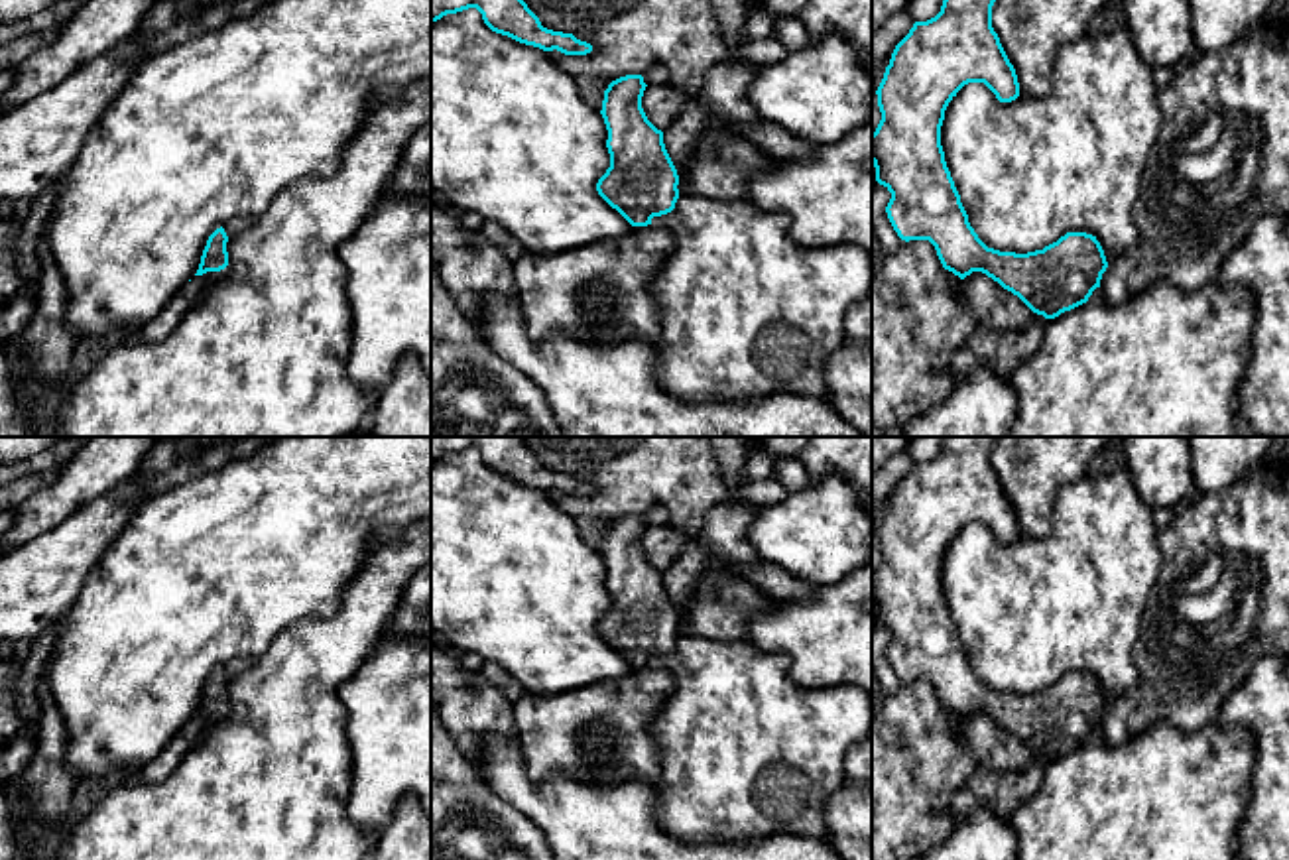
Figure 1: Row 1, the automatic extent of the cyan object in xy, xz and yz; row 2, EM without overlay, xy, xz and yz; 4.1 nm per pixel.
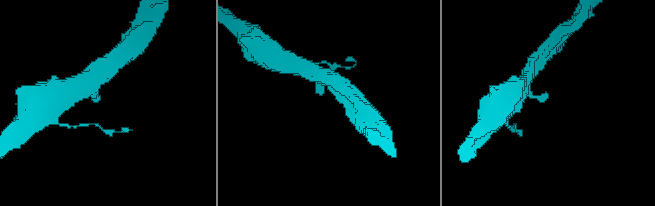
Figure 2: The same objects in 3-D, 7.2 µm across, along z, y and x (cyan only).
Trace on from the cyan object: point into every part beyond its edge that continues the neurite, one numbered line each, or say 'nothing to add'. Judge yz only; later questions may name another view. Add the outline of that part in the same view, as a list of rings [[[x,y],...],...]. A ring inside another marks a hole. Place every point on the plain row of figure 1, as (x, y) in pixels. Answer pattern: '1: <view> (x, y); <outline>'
1: yz (1221, 603); [[[1289,459],[1181,506],[1177,518],[1161,527],[1159,541],[1163,567],[1134,653],[1137,683],[1100,720],[1100,732],[1110,744],[1128,742],[1153,724],[1171,724],[1191,734],[1216,722],[1230,695],[1263,655],[1283,657],[1289,671]]]

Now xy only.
1: xy (185, 738); [[[224,710],[193,716],[181,730],[173,734],[159,756],[138,771],[138,777],[152,783],[165,779],[179,766],[185,754],[197,746],[211,724],[224,714]]]

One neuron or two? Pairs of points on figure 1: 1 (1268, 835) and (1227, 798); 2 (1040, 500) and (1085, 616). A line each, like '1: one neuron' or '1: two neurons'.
1: two neurons
2: two neurons

